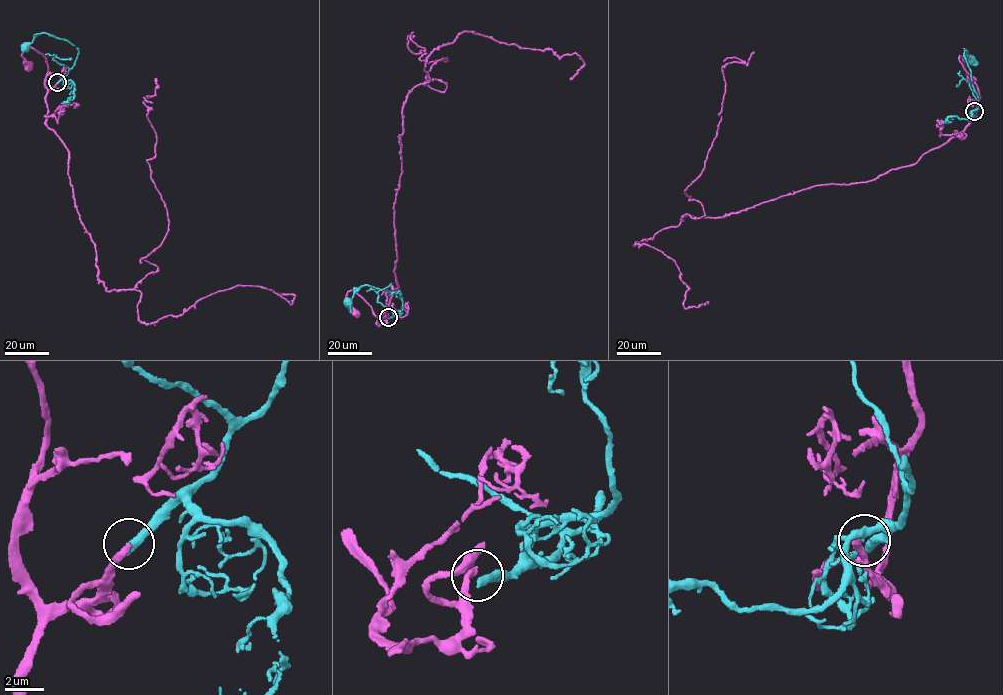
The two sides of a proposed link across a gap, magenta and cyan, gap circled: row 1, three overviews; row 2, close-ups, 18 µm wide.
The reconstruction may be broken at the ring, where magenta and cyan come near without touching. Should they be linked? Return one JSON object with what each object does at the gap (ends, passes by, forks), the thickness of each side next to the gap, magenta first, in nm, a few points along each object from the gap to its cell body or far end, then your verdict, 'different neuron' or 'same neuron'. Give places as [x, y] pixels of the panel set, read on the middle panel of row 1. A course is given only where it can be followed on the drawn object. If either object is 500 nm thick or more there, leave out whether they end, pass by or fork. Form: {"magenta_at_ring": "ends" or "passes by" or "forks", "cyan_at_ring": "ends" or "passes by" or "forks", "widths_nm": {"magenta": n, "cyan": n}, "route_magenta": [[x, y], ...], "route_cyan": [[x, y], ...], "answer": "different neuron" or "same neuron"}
{"magenta_at_ring": "ends", "cyan_at_ring": "ends", "widths_nm": {"magenta": 360, "cyan": 480}, "route_magenta": [[388, 317], [385, 324], [377, 325], [370, 306], [354, 291], [348, 291], [345, 302], [354, 313]], "route_cyan": [[388, 317], [401, 311], [400, 295], [396, 292], [362, 286], [347, 302]], "answer": "different neuron"}

